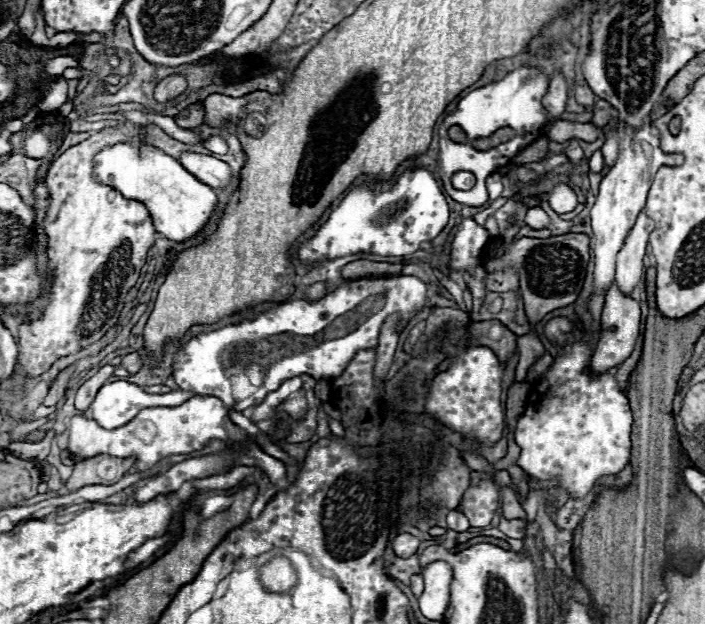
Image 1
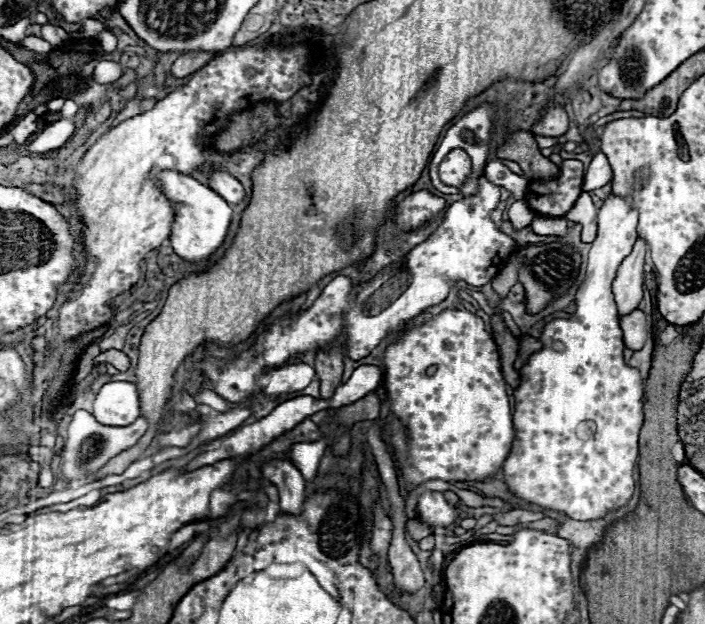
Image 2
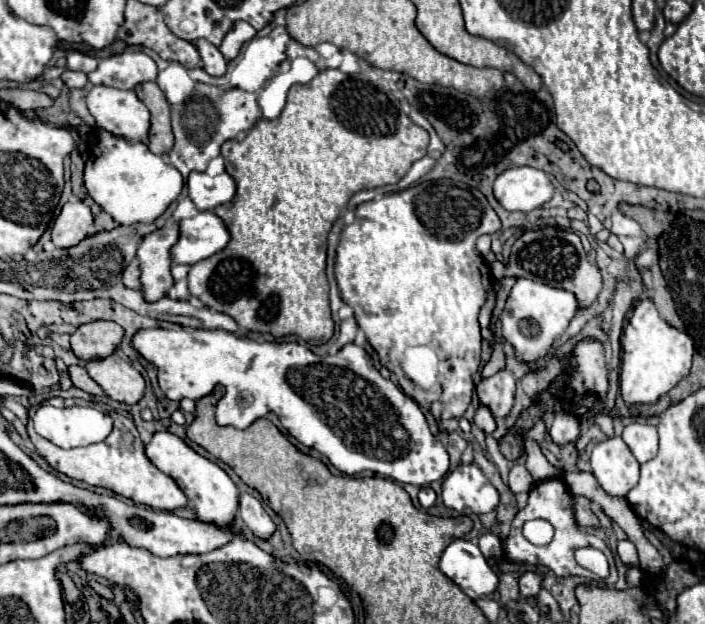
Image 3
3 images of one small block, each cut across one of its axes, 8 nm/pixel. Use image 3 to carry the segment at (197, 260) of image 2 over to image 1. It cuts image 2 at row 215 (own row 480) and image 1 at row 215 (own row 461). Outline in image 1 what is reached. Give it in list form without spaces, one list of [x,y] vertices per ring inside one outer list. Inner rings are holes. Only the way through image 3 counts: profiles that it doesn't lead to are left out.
[[[118,142],[114,146],[106,146],[94,156],[92,176],[100,184],[116,188],[126,200],[146,204],[154,228],[168,240],[176,242],[198,234],[210,220],[216,206],[216,194],[210,186],[194,178],[176,158],[148,144],[136,146],[130,142]]]

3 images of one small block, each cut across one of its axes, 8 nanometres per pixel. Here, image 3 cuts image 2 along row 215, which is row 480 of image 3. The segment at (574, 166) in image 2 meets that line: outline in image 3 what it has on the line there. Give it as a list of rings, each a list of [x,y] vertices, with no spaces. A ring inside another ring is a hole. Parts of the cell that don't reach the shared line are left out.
[[[556,476],[556,478],[548,478],[548,480],[542,480],[538,482],[532,490],[530,490],[530,496],[528,496],[528,506],[524,510],[520,510],[512,522],[512,530],[506,538],[506,542],[502,544],[504,546],[504,554],[510,558],[510,560],[518,560],[518,562],[526,562],[526,564],[544,564],[548,566],[550,570],[556,572],[556,576],[574,576],[574,574],[580,574],[580,576],[592,576],[586,568],[582,568],[576,560],[574,560],[574,548],[580,548],[580,546],[594,546],[594,548],[600,548],[608,560],[610,560],[610,576],[606,578],[606,584],[608,586],[614,586],[616,580],[618,580],[618,572],[616,572],[616,564],[614,564],[614,558],[612,558],[612,552],[608,548],[608,544],[604,540],[600,540],[598,536],[592,536],[592,534],[586,534],[580,530],[580,526],[576,524],[576,518],[574,518],[574,496],[570,492],[570,488],[566,486],[564,478]],[[534,518],[544,518],[548,520],[550,524],[554,524],[554,540],[548,544],[548,546],[534,546],[530,544],[524,536],[522,536],[522,524],[526,520],[534,520]]]

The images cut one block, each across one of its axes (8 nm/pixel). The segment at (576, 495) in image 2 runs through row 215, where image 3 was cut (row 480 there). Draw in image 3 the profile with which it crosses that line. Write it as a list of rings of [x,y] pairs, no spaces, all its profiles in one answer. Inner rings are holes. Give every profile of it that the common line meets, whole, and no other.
[[[620,436],[606,438],[592,450],[592,474],[610,496],[626,496],[640,478],[640,464]]]

